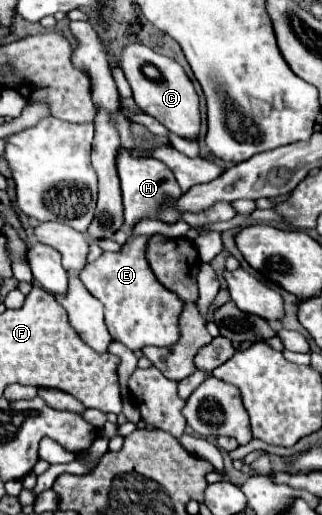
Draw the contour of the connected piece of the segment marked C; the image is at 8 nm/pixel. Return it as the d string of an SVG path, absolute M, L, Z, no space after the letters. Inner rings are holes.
M128 43L122 49L122 59L118 65L122 65L122 71L130 83L138 109L152 115L168 131L174 131L180 137L198 139L198 133L200 133L198 95L180 63L156 53L154 49L142 45L142 43ZM148 65L152 65L156 71L144 71L144 67L148 67Z

